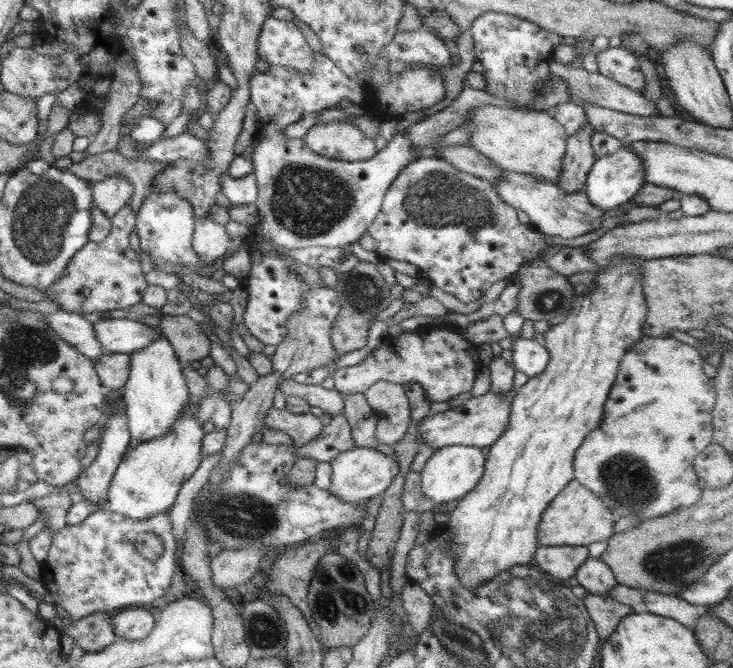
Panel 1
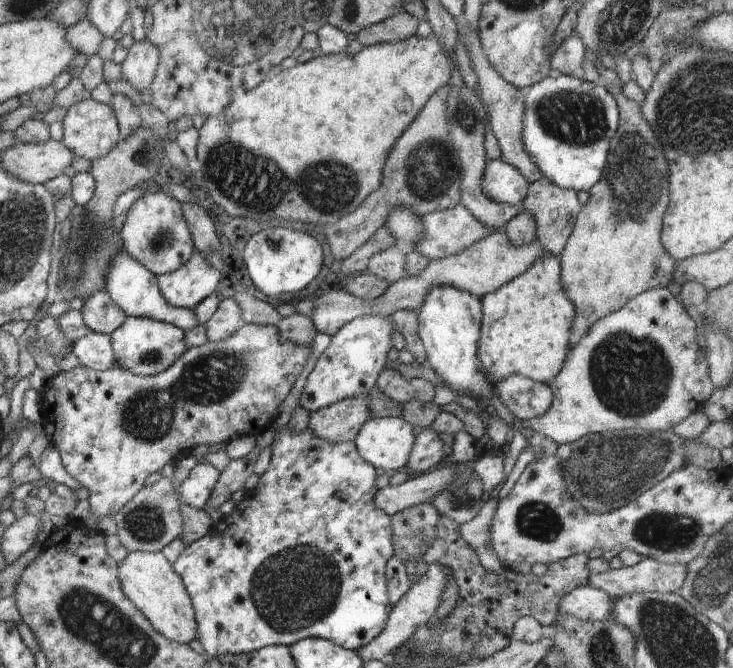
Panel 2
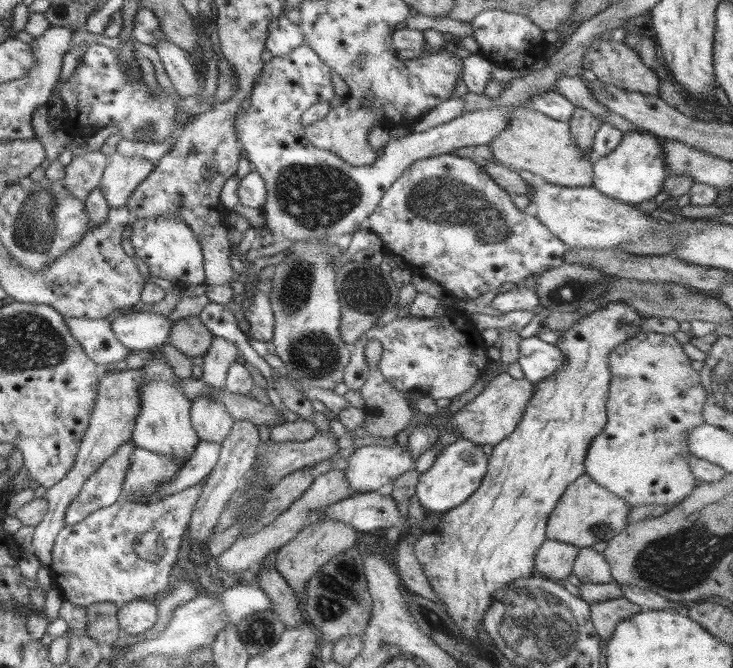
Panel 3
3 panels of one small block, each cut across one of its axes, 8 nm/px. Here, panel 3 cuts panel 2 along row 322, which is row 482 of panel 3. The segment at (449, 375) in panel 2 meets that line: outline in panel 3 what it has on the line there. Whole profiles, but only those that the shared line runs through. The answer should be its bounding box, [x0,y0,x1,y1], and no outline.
[415,438,487,512]

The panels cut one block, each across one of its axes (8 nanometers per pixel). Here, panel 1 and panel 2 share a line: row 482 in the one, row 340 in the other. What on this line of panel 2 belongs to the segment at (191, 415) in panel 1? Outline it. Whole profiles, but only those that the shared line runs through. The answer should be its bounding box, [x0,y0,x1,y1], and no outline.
[109,318,185,376]

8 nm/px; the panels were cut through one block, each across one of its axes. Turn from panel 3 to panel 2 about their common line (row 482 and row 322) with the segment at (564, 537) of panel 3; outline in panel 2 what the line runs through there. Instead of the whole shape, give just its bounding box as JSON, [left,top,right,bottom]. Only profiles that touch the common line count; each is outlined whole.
[559,66,675,356]

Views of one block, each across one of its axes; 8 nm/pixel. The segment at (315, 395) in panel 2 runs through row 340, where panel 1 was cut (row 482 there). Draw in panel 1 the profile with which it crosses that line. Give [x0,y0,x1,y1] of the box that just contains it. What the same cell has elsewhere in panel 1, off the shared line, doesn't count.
[329,448,399,504]

